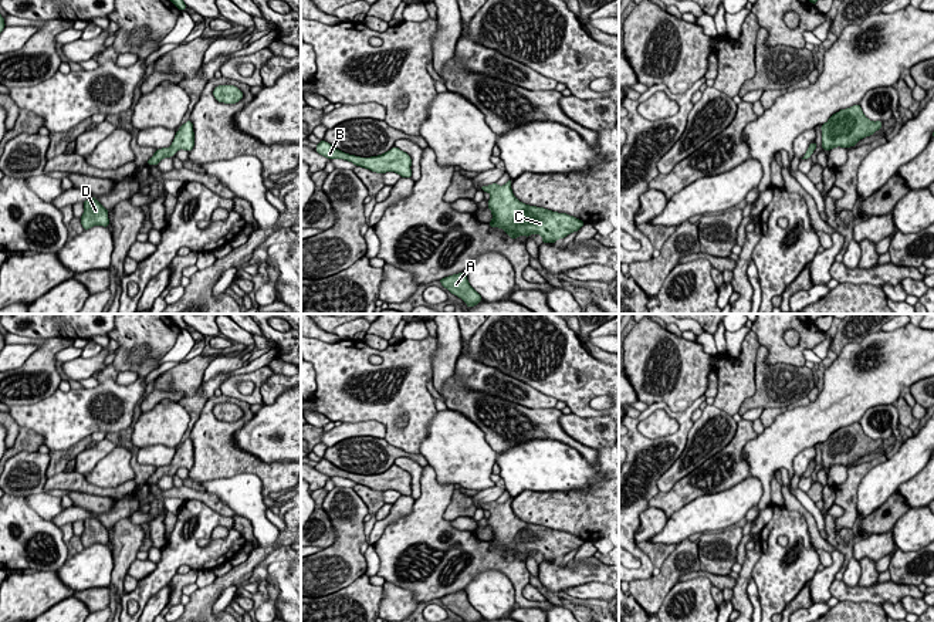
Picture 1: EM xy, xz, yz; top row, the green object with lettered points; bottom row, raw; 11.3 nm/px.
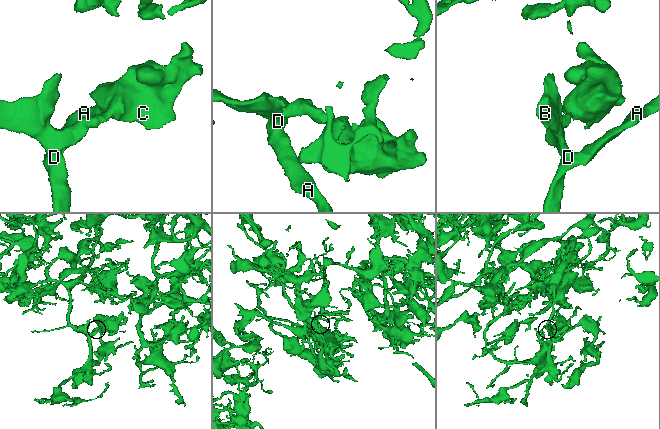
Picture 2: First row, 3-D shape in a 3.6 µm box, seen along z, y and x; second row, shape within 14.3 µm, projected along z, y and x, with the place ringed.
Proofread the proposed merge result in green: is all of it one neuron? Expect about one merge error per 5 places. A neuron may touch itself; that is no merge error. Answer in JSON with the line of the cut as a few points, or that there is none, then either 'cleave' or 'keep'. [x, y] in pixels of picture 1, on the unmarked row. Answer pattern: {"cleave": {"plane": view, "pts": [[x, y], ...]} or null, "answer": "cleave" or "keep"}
{"cleave": null, "answer": "keep"}

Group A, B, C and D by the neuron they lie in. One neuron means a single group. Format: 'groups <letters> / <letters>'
groups A B C D

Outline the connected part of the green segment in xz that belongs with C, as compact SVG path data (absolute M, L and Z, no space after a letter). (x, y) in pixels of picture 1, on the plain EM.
M512 498L504 504L497 501L480 504L491 513L488 527L493 531L491 545L504 547L511 557L529 555L532 551L542 554L542 561L552 561L578 550L585 540L566 531L521 521L511 508Z

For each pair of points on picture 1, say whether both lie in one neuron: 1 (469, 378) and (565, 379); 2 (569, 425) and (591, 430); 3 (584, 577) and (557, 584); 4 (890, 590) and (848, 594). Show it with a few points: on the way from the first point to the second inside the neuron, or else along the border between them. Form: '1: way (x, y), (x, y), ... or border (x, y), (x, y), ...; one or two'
1: border (484, 365), (491, 365), (545, 394); two
2: way (575, 426), (585, 430); one
3: way (577, 577), (564, 577); one
4: way (880, 594), (858, 594); one

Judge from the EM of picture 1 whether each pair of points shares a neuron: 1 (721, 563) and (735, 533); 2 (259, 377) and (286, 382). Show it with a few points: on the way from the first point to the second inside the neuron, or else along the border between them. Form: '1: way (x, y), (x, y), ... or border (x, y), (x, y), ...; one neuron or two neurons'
1: way (721, 555), (721, 547), (728, 540); one neuron
2: border (274, 372), (260, 388), (263, 404); two neurons

